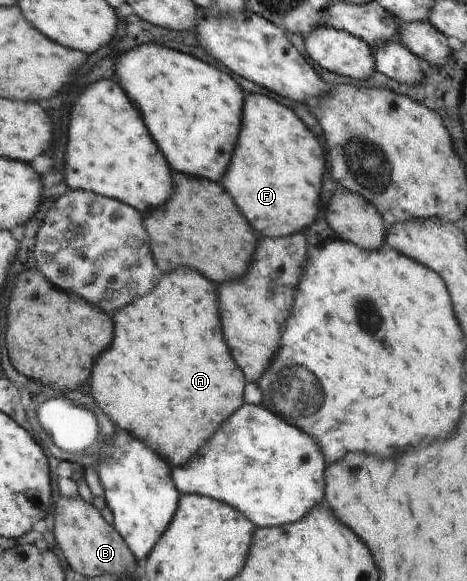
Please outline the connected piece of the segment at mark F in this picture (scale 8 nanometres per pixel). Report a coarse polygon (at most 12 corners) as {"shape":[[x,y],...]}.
{"shape":[[247,93],[220,183],[259,237],[318,217],[324,155],[288,107]]}

